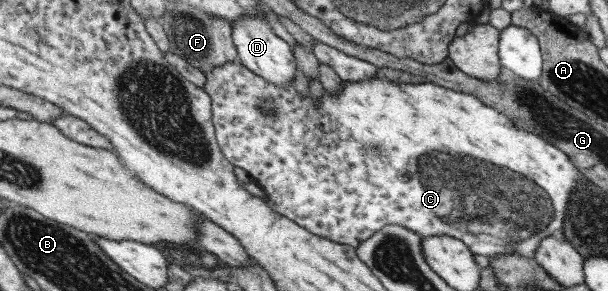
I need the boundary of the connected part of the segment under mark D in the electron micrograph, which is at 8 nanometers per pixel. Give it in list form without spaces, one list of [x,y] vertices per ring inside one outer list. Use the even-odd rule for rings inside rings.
[[[259,16],[242,17],[238,22],[230,23],[230,27],[231,40],[237,51],[237,60],[246,69],[262,77],[264,81],[268,81],[268,84],[278,85],[278,87],[284,87],[294,79],[297,65],[292,50],[286,42],[272,32],[266,21]]]

